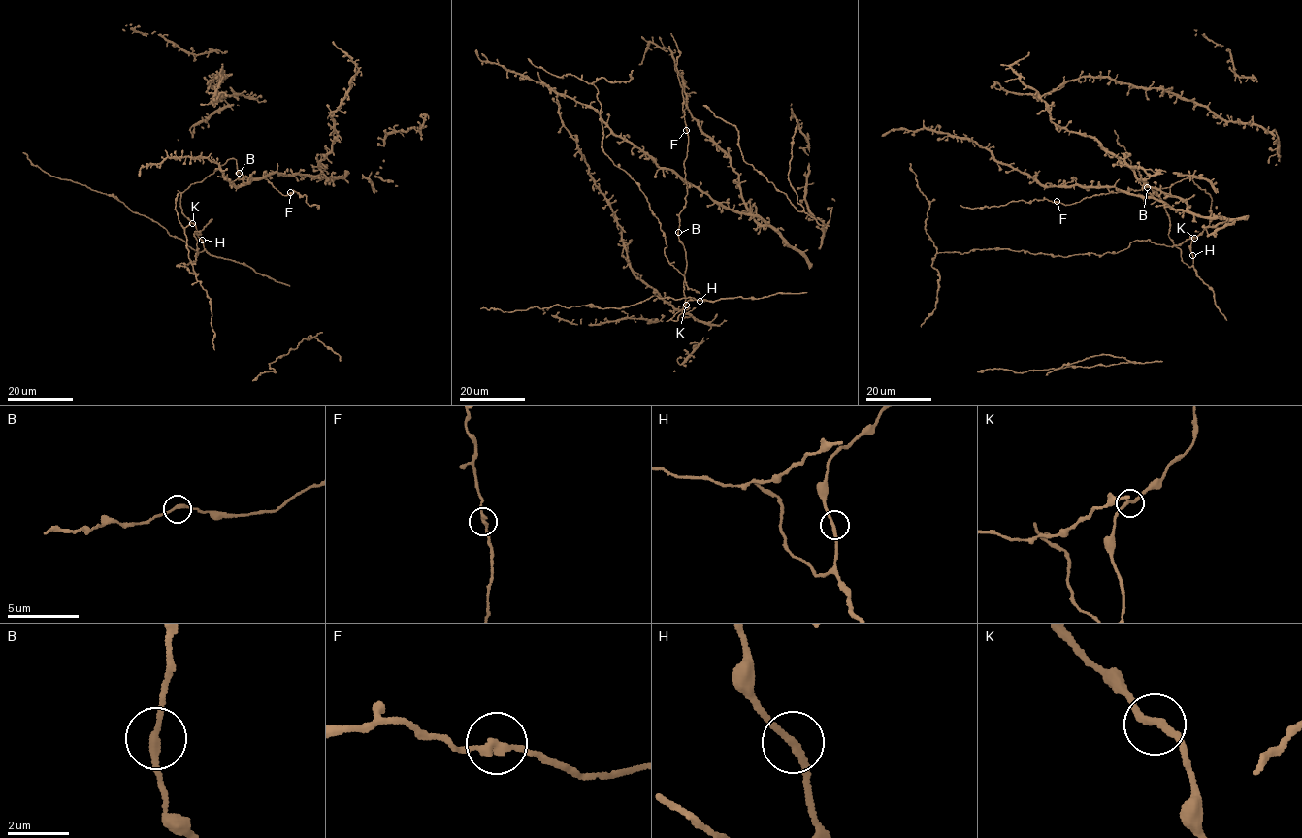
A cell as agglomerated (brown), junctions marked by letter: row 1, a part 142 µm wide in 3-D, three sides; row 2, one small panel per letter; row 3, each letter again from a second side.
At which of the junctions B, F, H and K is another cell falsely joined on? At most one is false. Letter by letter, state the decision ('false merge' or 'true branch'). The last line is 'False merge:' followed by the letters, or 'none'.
B: true branch
F: true branch
H: true branch
K: true branch
False merge: none

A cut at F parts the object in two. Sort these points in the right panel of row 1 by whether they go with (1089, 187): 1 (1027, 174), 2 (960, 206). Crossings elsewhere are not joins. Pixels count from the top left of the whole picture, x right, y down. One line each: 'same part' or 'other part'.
1: same part
2: other part

